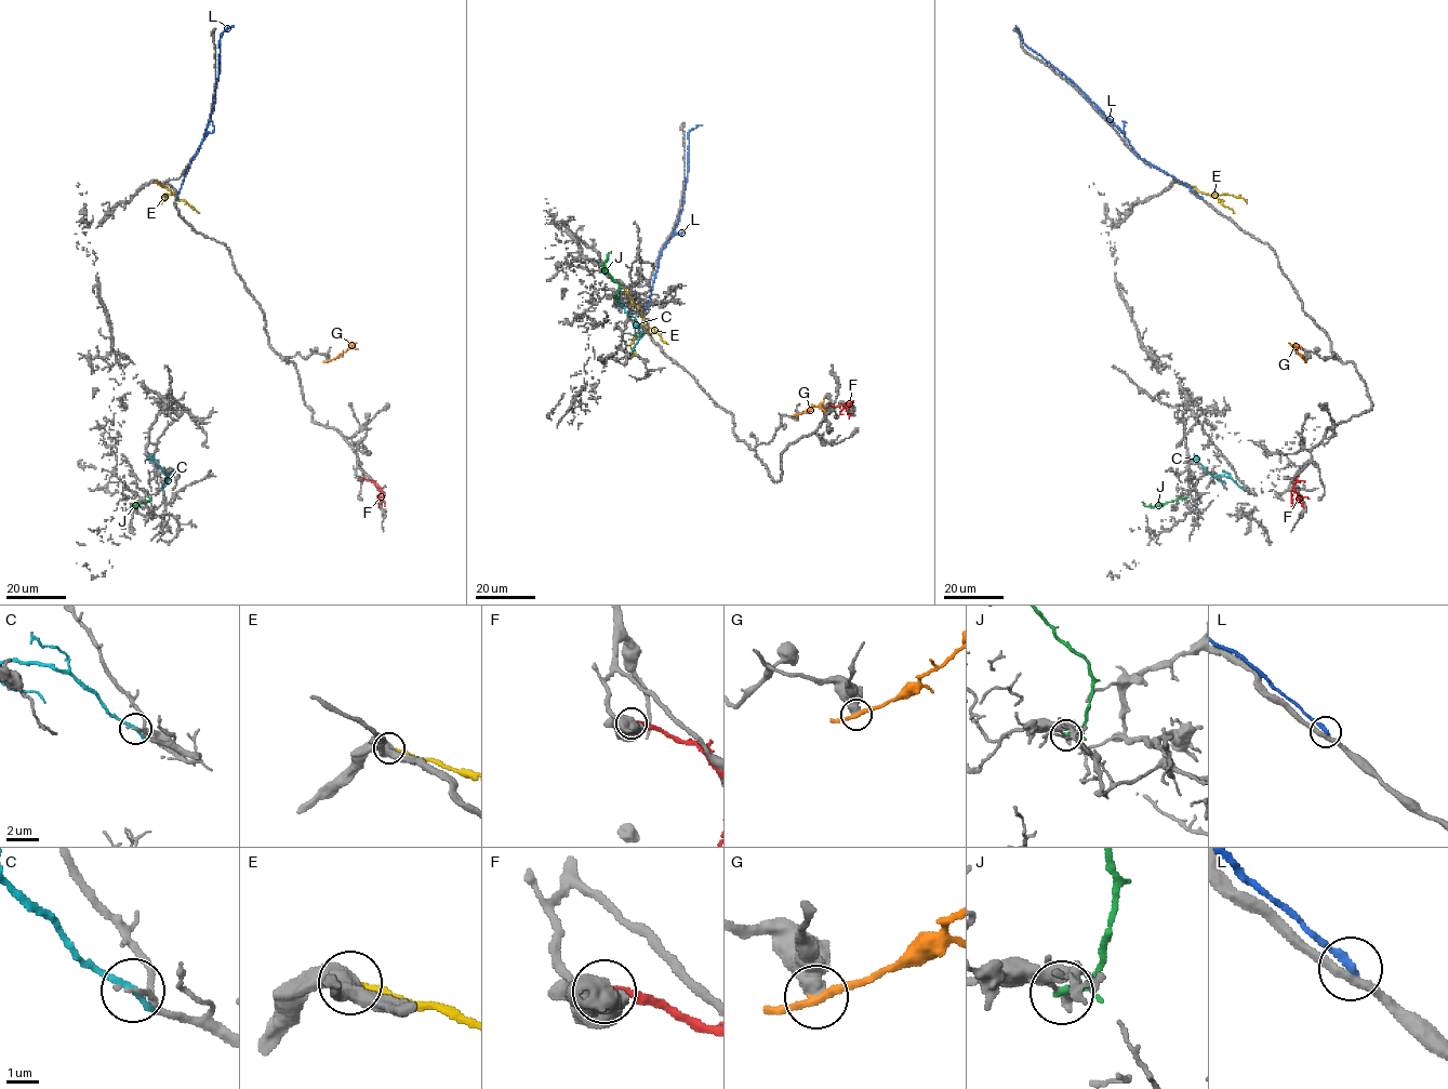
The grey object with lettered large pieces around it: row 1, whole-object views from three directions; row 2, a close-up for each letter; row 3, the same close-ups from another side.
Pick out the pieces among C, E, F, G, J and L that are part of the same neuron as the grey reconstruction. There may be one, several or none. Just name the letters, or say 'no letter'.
no letter

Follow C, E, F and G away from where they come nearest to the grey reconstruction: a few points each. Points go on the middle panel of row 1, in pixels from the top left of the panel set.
C: (632, 352), (640, 333), (635, 319), (624, 310), (615, 296)
E: (625, 287), (643, 319), (630, 345), (635, 352), (630, 356)
F: (829, 404), (849, 403), (849, 412)
G: (797, 415), (818, 407), (824, 397)

